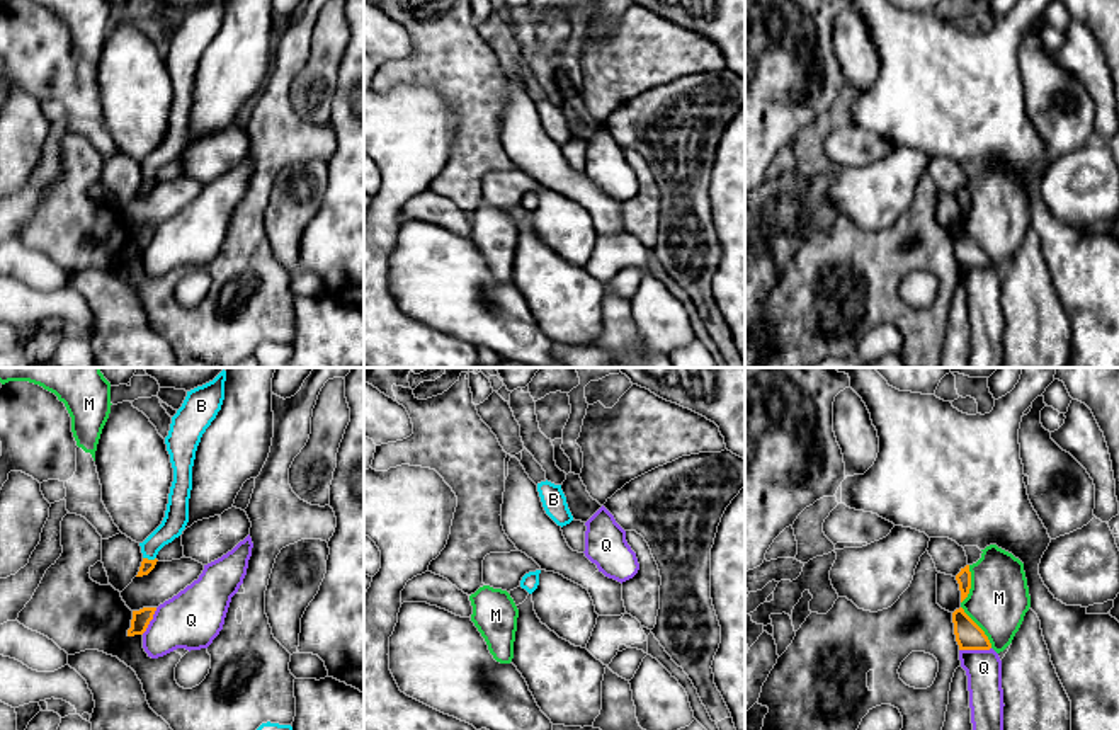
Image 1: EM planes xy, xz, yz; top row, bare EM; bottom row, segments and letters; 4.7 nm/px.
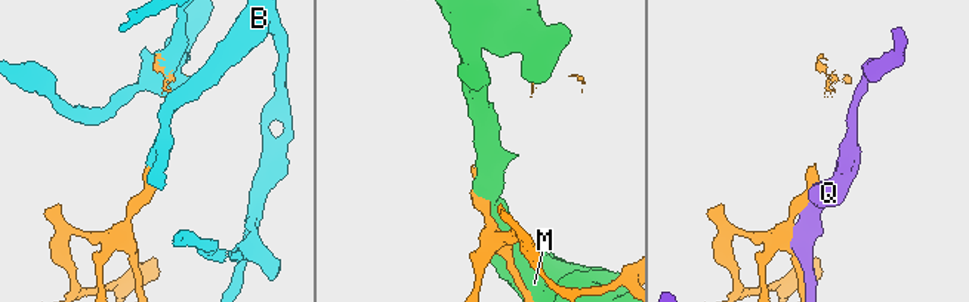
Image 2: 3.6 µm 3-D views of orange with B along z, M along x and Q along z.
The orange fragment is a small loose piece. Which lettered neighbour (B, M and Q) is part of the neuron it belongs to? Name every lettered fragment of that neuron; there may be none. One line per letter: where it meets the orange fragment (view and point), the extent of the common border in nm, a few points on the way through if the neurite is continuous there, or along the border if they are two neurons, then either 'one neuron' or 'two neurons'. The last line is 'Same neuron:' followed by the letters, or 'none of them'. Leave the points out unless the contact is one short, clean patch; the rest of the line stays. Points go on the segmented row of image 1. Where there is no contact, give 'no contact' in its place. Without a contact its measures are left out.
B: contact xy (150, 560); length 60 nm; one neuron
M: contact yz (978, 627); length 240 nm; two neurons
Q: contact yz (975, 649); length 150 nm; two neurons
Same neuron: B

